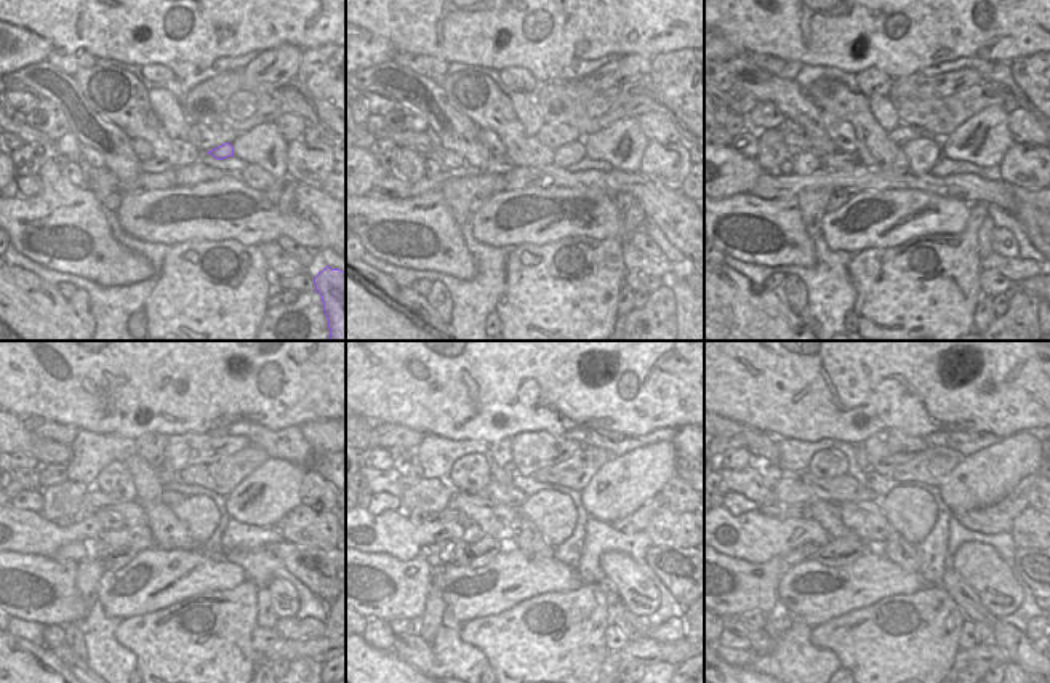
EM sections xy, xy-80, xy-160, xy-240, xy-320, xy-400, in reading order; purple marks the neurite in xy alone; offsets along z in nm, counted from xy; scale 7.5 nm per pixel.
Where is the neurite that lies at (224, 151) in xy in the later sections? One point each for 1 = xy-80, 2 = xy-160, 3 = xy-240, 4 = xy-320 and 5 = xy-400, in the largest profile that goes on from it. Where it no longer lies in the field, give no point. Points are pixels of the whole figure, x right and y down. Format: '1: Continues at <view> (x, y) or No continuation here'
1: Continues at xy-80 (572, 152)
2: Continues at xy-160 (924, 152)
3: Continues at xy-240 (199, 512)
4: Continues at xy-320 (554, 514)
5: Continues at xy-400 (911, 512)

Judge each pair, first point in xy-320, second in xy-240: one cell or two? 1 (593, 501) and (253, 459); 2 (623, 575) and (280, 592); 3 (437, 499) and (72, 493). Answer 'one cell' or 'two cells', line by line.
1: two cells
2: one cell
3: one cell

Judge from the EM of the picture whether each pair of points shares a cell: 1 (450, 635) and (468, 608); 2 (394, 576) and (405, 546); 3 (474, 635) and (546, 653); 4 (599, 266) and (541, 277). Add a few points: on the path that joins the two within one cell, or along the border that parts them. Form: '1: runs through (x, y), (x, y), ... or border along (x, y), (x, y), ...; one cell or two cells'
1: border along (447, 605), (461, 626); two cells
2: border along (364, 551), (386, 552), (397, 559), (420, 555); two cells
3: runs through (492, 635), (529, 647); one cell
4: runs through (585, 275), (575, 282), (556, 282); one cell

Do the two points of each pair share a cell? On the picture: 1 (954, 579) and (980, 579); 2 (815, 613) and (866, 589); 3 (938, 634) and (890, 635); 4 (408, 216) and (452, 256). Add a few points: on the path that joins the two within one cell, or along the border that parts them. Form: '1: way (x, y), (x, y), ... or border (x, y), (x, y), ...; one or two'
1: border (951, 567), (985, 610); two
2: way (828, 600), (839, 591), (853, 587); one
3: way (927, 634), (901, 635); one
4: way (421, 223), (431, 226), (445, 243); one

